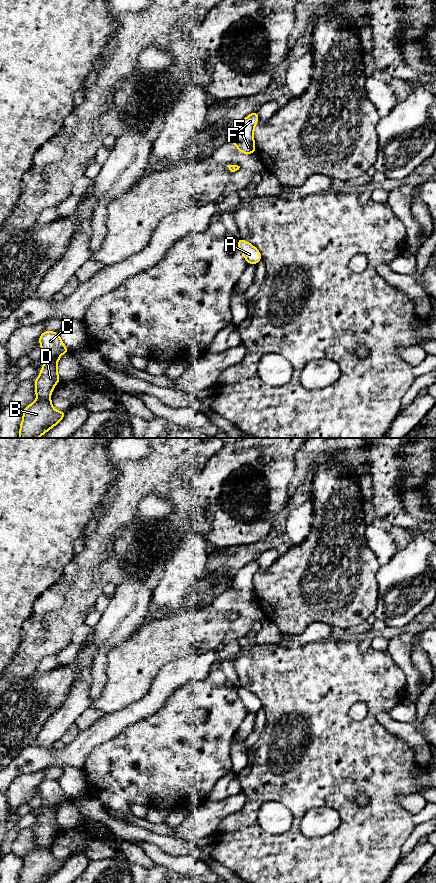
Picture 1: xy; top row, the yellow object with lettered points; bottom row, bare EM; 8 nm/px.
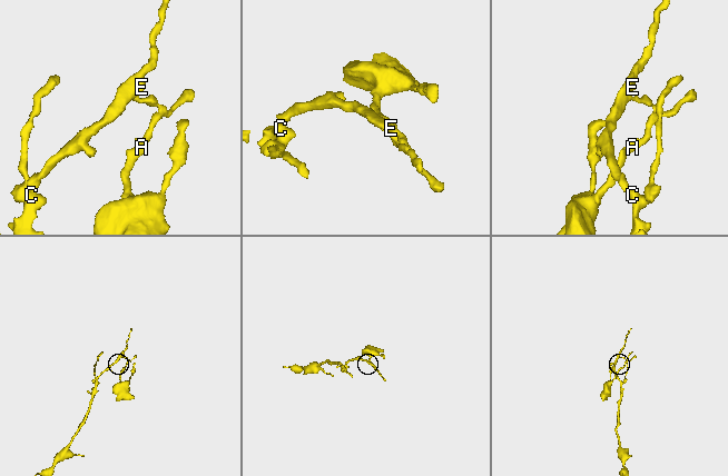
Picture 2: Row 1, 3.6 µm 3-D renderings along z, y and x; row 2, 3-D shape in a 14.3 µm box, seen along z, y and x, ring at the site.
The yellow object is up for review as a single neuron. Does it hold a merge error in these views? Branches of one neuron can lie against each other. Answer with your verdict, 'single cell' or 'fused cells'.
fused cells

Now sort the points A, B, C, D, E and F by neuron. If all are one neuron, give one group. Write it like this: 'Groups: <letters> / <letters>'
Groups: A / B C D E F

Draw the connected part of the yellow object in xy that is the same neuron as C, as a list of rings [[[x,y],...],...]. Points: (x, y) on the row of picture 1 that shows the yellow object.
[[[46,331],[39,337],[42,349],[42,361],[45,364],[40,370],[40,376],[35,379],[37,400],[23,410],[19,438],[38,438],[58,424],[66,412],[53,408],[50,395],[54,386],[61,380],[57,374],[59,358],[70,351],[60,338],[60,334]]]

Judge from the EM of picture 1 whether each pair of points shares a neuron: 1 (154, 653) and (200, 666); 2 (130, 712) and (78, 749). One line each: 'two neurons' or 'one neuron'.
1: two neurons
2: one neuron

